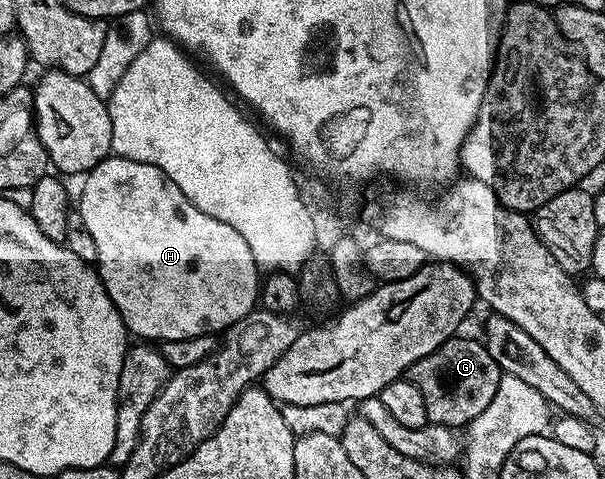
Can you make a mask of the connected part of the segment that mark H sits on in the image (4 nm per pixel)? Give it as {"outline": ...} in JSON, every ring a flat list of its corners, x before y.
{"outline":[[110,154,107,159,100,160,90,172,84,173,81,184,81,208,79,207,79,223,85,227,87,234,95,242,95,254,97,255,95,267,97,275,100,276,111,302,115,302,115,310,123,318,125,327,129,329,134,337,140,338,145,342,164,342,166,340,178,340,179,338,199,338,200,336,213,336,214,334,224,333,235,322,239,322,244,316,254,311,259,304,259,269,255,258,251,255,251,250,247,247,247,238,235,230,235,226,227,226,227,222,219,222,219,218,211,218,211,214,203,214,155,166,147,162,135,162,131,158,123,158]]}

